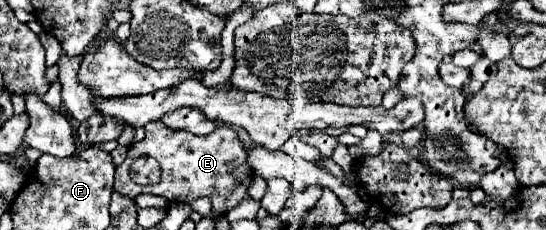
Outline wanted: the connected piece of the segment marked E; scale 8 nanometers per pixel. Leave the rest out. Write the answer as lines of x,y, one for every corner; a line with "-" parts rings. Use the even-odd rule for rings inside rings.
155,120
145,126
145,138
129,146
125,162
115,172
115,190
123,196
137,198
139,194
155,194
173,202
191,204
195,198
207,196
213,204
213,214
227,214
245,196
251,184
251,170
241,138
229,126
217,126
207,136
191,136
183,130
167,130
163,122
-
139,156
153,156
161,164
161,182
155,188
143,188
129,178
129,162

